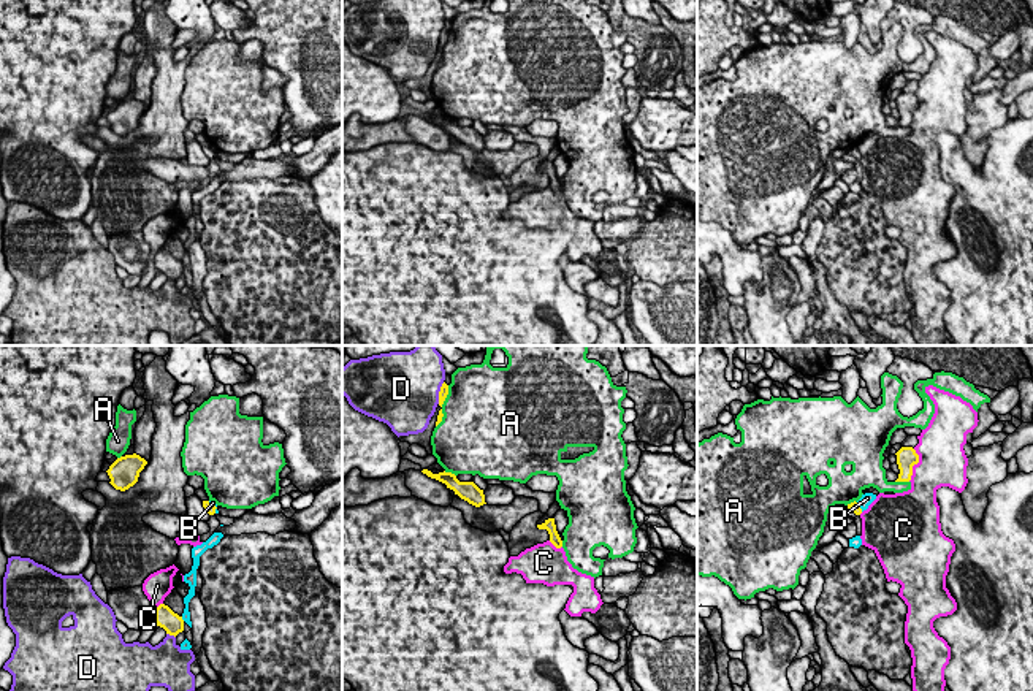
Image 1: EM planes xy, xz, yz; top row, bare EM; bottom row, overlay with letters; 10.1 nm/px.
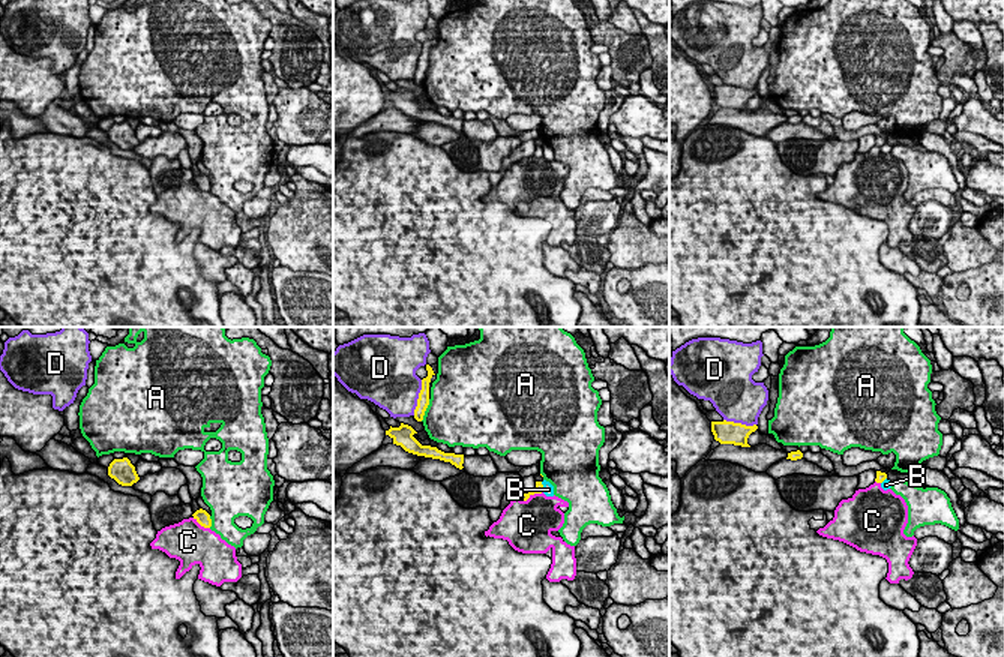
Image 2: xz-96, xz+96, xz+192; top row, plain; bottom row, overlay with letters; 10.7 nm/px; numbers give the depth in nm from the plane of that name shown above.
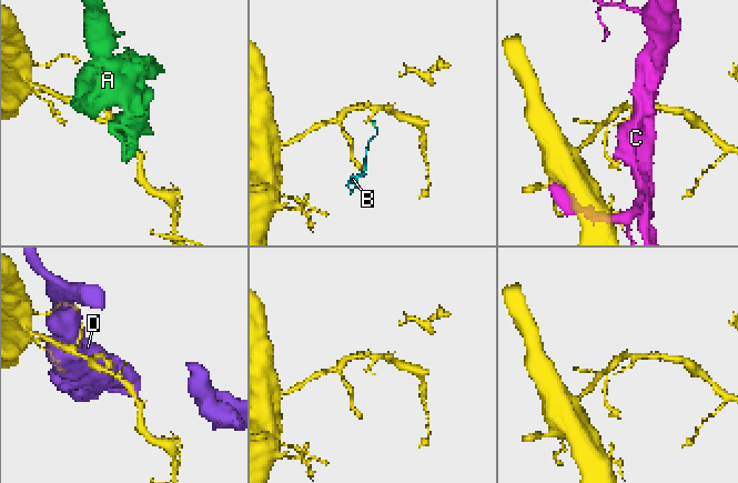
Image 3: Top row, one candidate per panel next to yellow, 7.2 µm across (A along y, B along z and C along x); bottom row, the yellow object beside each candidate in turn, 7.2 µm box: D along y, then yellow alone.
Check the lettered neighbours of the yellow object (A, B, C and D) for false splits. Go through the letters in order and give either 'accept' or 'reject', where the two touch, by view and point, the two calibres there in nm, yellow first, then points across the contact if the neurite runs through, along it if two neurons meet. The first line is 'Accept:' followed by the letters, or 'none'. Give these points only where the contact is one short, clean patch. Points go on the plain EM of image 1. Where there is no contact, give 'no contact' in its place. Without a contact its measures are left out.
Accept: none
A: reject | xz (445, 41) | 100/480 nm
B: reject | xy (181, 263) | 200/90 nm
C: reject | yz (914, 108) | 220/420 nm
D: reject | xz (439, 38) | 100/480 nm

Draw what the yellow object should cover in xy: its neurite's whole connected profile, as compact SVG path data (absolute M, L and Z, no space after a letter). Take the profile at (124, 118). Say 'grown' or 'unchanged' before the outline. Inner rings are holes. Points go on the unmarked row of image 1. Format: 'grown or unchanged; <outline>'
unchanged; M136 98L117 103L106 116L111 124L109 128L116 135L128 135L138 127L139 117L146 109L147 106Z

